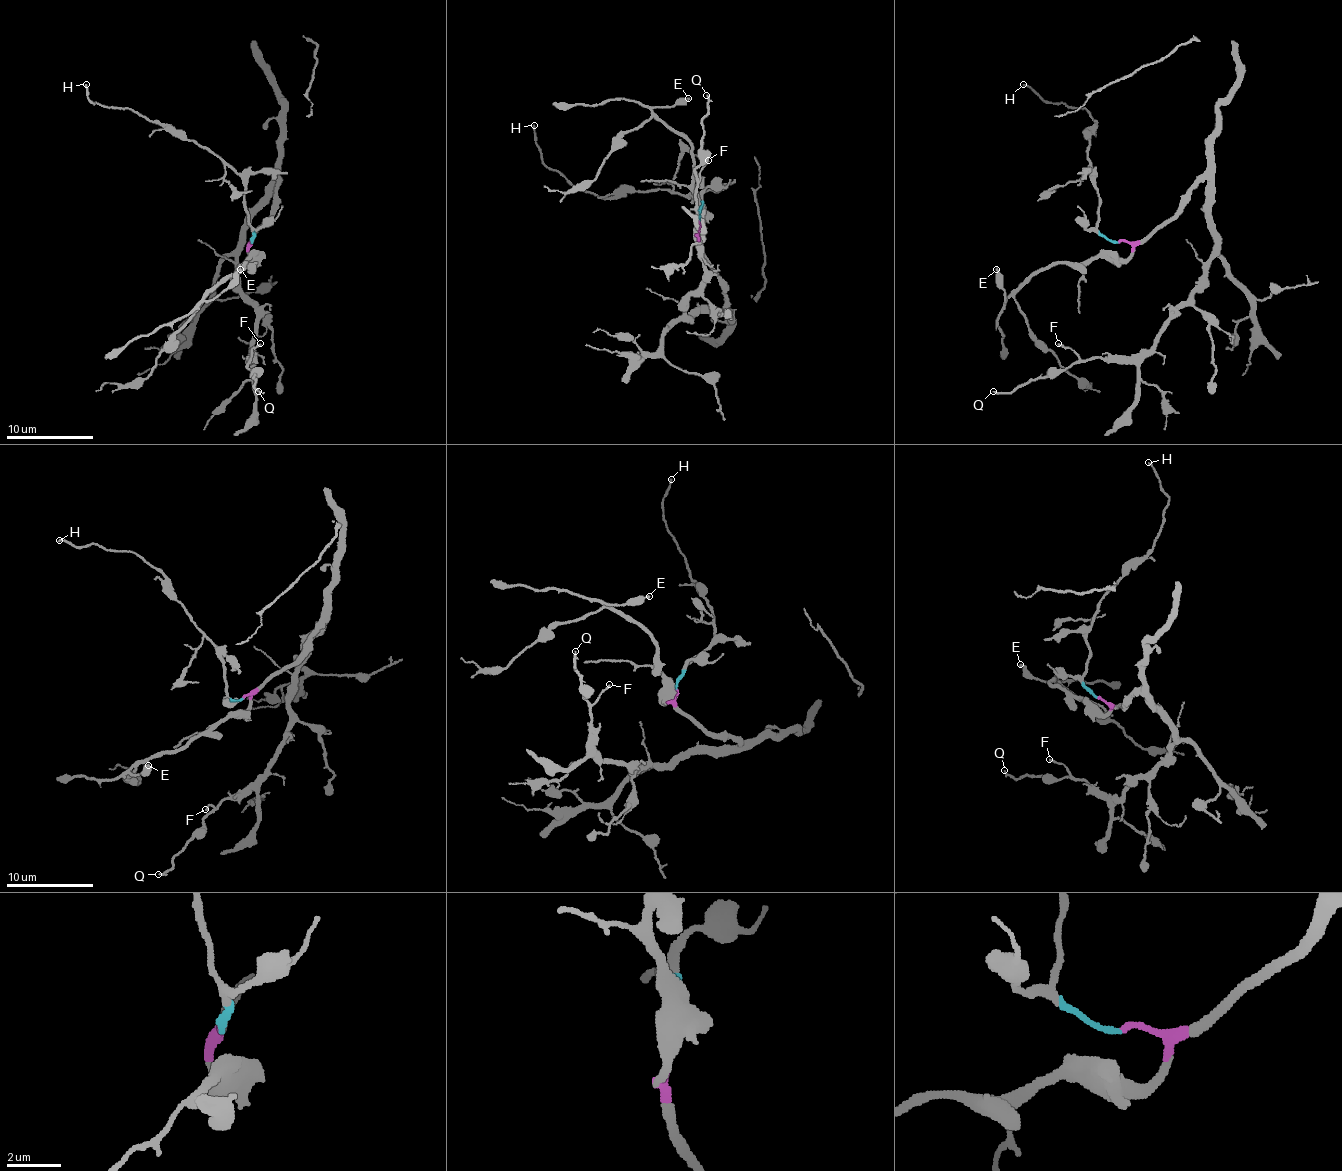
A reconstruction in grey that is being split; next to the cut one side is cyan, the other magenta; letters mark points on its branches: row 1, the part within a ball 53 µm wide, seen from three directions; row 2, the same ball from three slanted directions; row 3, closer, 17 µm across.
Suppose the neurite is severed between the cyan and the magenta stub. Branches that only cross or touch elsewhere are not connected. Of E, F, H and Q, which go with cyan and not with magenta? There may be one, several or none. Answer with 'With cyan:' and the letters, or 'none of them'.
With cyan: H

